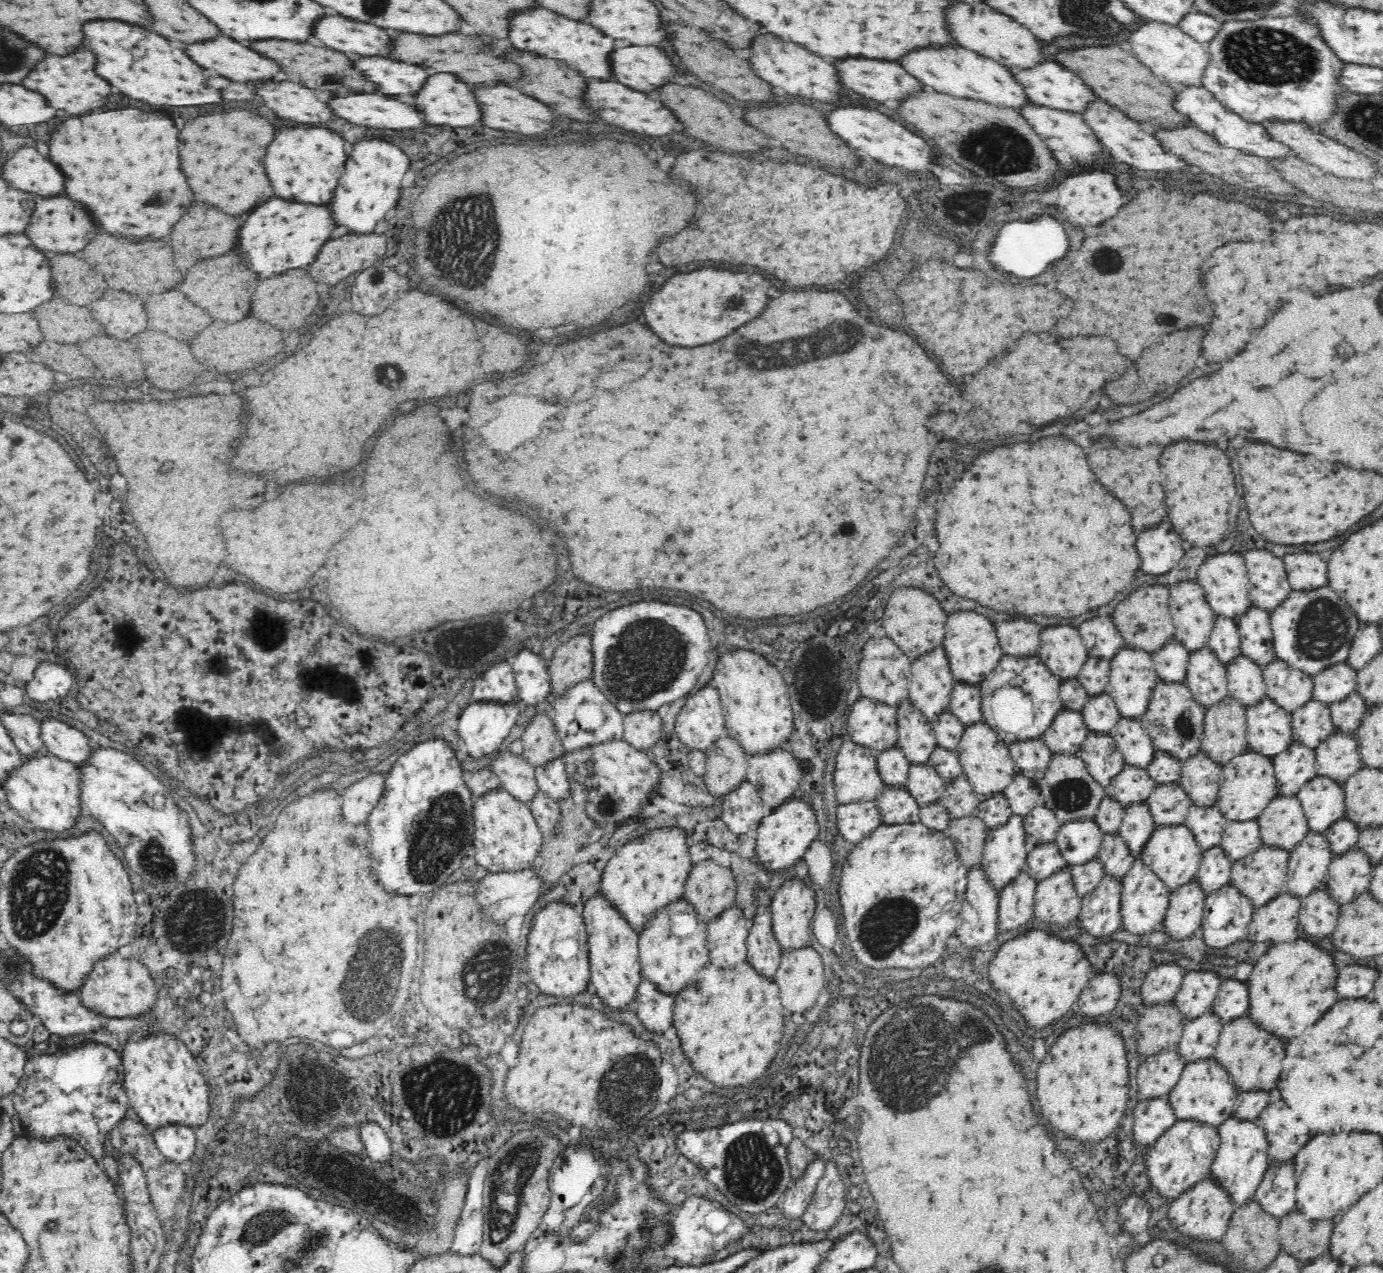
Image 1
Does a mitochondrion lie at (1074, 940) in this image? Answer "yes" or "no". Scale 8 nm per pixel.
no

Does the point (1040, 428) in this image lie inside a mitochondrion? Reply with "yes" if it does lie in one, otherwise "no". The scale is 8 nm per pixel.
no

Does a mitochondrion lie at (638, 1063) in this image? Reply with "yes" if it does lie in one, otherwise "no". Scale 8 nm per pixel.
yes

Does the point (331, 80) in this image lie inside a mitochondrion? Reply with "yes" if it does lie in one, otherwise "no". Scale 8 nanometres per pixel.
yes

